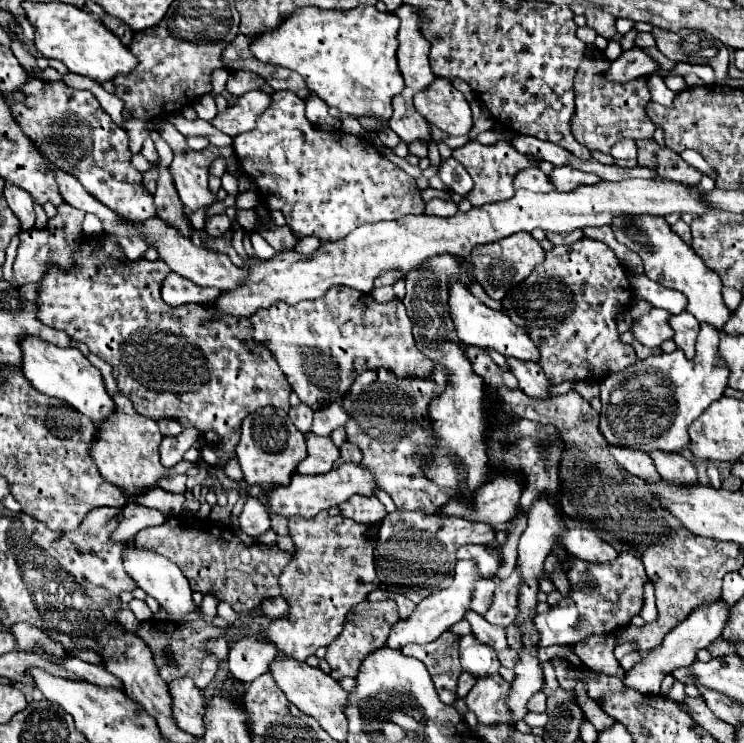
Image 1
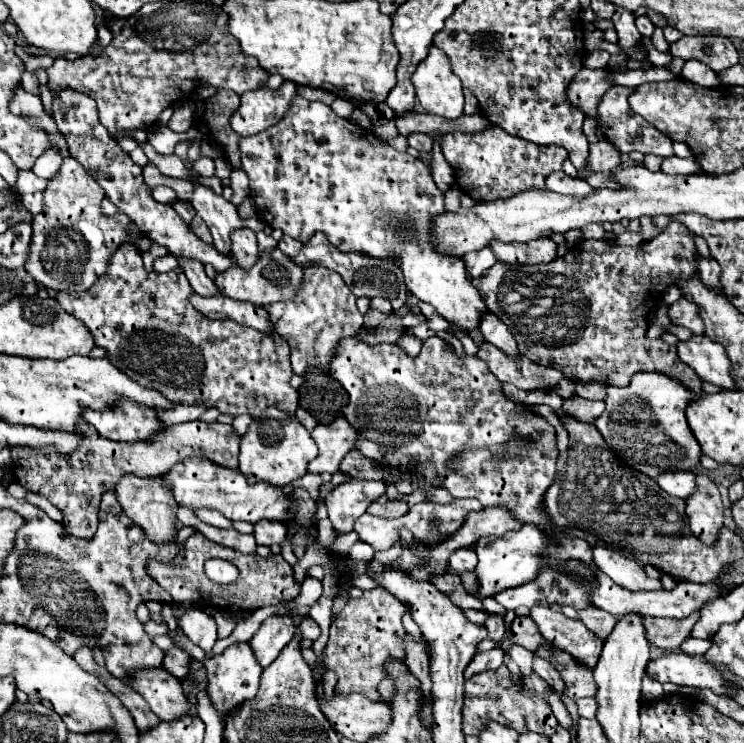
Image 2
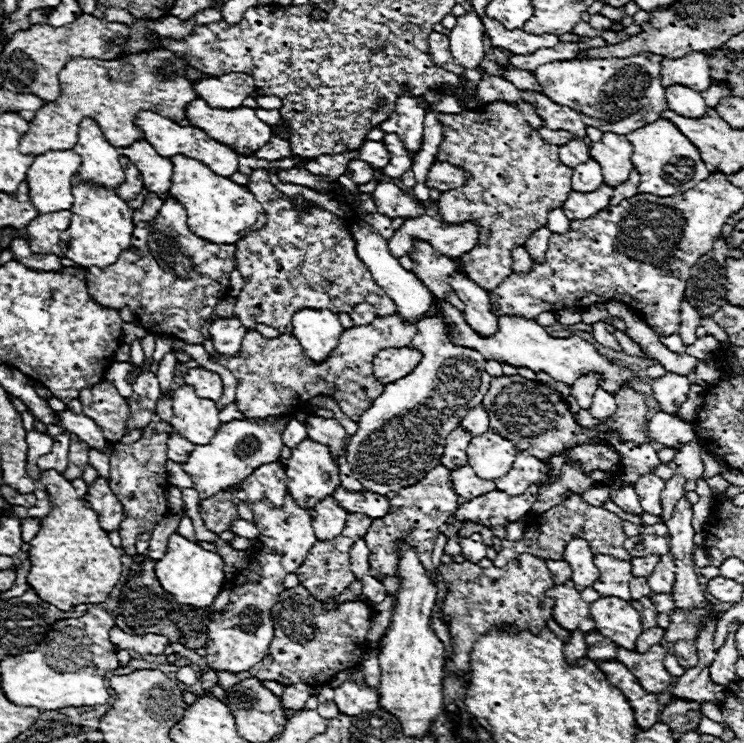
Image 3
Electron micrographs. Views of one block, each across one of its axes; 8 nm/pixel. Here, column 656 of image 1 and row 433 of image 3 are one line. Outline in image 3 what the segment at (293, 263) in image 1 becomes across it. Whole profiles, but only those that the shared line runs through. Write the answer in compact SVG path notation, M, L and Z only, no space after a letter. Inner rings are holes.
M188 386L174 390L172 412L174 416L170 424L174 426L174 430L198 446L208 444L222 424L218 420L216 404L212 400L196 396L194 388Z

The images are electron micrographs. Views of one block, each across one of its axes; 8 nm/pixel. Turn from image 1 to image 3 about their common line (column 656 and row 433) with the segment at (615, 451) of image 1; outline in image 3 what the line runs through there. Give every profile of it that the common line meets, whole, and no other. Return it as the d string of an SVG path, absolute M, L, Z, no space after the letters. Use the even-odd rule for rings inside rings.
M478 404L476 408L472 408L472 412L468 412L468 416L462 420L460 426L466 428L468 432L472 432L472 436L476 436L480 432L486 432L490 428L488 410L482 404Z

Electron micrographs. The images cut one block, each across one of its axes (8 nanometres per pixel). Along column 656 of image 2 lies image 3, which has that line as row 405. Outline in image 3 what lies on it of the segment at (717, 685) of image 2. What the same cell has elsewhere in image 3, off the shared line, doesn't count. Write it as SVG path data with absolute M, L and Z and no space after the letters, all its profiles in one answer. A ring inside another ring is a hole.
M666 372L662 378L652 380L654 398L656 398L660 410L664 410L668 414L676 414L678 408L686 402L688 388L690 388L688 378L680 376L680 374L672 374L672 372Z

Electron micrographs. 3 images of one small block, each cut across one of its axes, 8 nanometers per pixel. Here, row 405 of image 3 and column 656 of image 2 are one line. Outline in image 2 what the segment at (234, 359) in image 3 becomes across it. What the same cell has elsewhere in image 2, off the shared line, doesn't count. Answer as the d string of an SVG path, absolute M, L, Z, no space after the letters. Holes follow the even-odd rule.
M672 222L656 238L638 246L618 246L606 240L580 240L568 250L566 256L556 258L550 264L518 266L496 262L480 278L474 278L472 284L478 288L478 292L482 292L482 300L486 300L488 310L506 322L510 334L518 342L518 350L532 362L552 366L574 382L594 380L620 388L630 384L636 372L666 372L666 376L672 376L672 380L686 384L696 396L701 396L702 380L678 358L676 346L668 346L660 338L650 340L646 336L646 316L650 314L648 300L660 300L674 280L678 280L678 276L696 276L696 256L694 234L682 224Z

